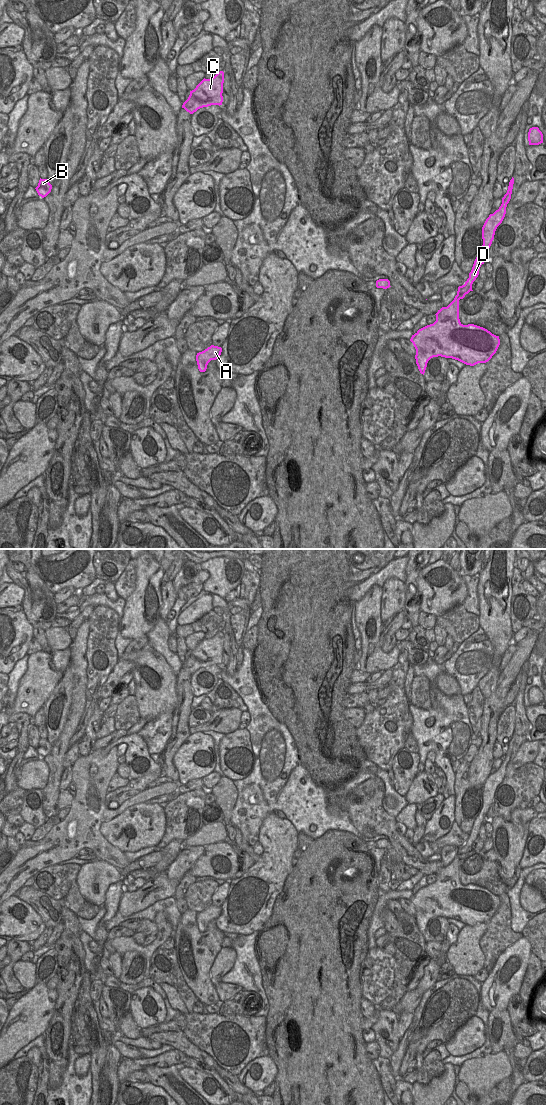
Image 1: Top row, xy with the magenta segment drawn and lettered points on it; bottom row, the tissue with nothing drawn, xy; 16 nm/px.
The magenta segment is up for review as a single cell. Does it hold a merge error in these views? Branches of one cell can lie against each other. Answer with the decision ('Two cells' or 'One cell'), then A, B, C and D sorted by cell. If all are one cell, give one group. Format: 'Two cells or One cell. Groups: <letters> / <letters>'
Two cells. Groups: A B C / D.

